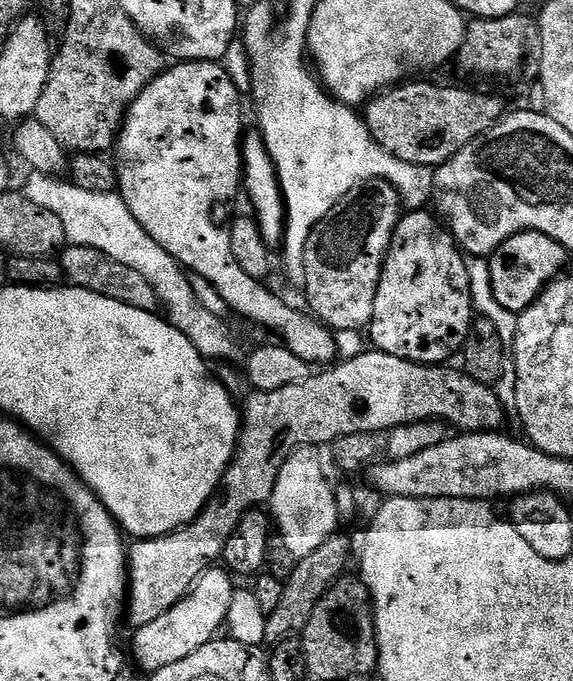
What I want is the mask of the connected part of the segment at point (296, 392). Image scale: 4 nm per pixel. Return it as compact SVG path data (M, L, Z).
M379 350L371 351L364 352L361 356L350 357L345 364L333 363L302 382L294 382L294 386L282 386L282 390L251 393L252 397L242 404L236 454L228 463L228 469L224 471L220 485L206 502L204 509L199 512L196 519L183 528L168 532L164 536L151 536L148 540L137 539L133 543L136 545L133 548L131 545L127 549L133 629L154 622L154 618L162 618L166 610L173 608L181 598L188 595L191 588L196 587L200 575L223 557L226 542L230 542L230 534L238 530L238 522L242 522L244 515L271 501L274 490L281 483L284 465L297 448L321 446L320 444L328 446L346 434L359 432L388 434L394 428L401 428L403 424L419 422L443 422L464 434L494 432L501 427L499 424L504 420L506 409L496 396L495 387L478 382L455 367L452 369L448 368L449 366L435 364L415 364L409 360L394 358L394 354L386 354Z

